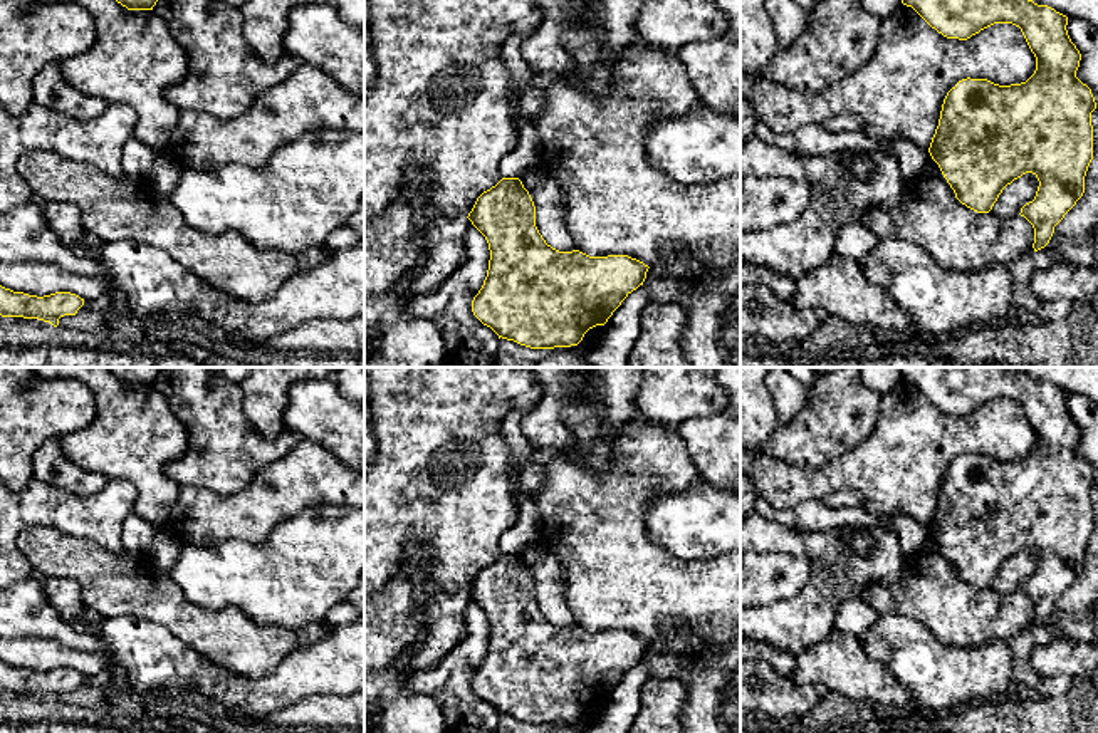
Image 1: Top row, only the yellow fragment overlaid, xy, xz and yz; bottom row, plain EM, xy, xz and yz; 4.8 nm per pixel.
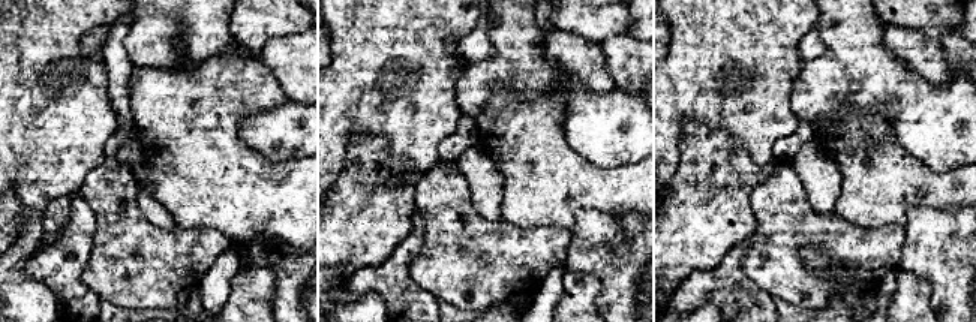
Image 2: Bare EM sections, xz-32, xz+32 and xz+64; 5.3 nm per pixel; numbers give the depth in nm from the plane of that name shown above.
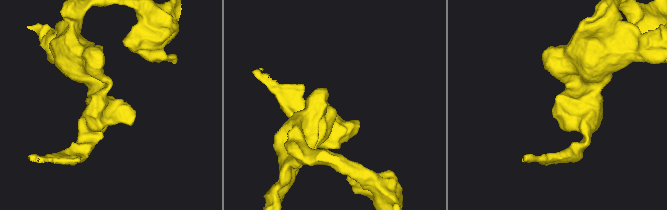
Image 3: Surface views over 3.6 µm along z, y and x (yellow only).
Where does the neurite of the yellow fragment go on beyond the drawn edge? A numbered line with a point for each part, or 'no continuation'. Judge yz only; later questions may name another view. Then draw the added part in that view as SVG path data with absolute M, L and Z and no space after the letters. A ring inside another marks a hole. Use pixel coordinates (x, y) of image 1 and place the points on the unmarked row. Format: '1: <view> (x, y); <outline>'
no continuation

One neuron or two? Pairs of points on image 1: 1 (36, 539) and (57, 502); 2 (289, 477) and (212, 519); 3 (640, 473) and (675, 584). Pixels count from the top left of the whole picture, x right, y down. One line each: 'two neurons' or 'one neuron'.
1: two neurons
2: one neuron
3: one neuron

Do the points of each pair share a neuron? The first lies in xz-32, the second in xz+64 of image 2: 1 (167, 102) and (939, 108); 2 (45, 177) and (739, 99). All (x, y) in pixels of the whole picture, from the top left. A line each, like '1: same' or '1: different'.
1: different
2: same

